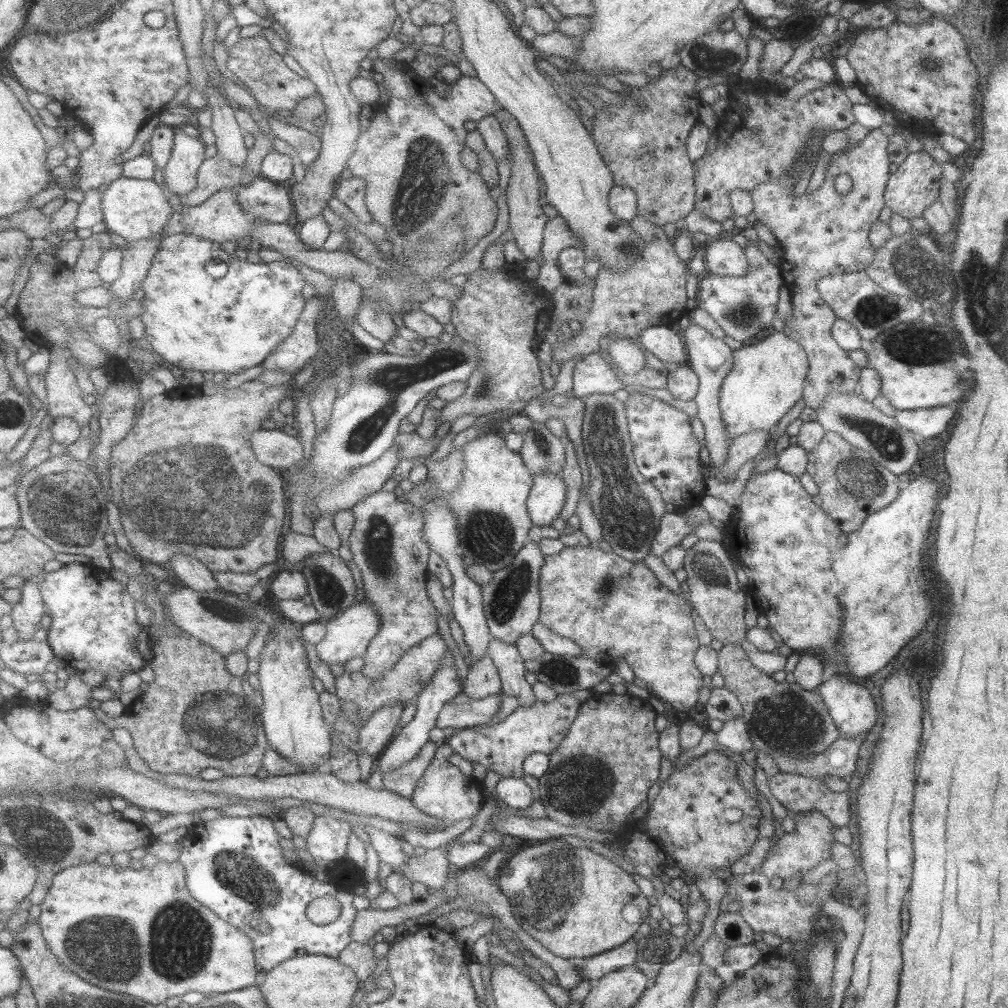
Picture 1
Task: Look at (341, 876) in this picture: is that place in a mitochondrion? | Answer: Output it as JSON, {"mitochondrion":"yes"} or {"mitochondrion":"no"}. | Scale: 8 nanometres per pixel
{"mitochondrion":"yes"}

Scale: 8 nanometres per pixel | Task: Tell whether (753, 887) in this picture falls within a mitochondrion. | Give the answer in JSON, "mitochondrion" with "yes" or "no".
{"mitochondrion":"no"}

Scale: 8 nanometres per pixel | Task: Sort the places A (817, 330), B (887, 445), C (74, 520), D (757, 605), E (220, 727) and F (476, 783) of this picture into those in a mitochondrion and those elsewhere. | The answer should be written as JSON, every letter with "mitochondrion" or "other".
{"A":"other","B":"mitochondrion","C":"mitochondrion","D":"other","E":"mitochondrion","F":"other"}

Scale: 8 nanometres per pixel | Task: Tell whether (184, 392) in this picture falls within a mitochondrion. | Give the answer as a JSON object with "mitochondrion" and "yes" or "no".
{"mitochondrion":"no"}

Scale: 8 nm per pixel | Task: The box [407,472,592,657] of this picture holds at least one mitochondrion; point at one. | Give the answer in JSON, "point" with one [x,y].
{"point":[489,535]}

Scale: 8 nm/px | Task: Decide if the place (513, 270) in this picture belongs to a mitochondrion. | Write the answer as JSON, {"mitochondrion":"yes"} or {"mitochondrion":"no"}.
{"mitochondrion":"no"}

